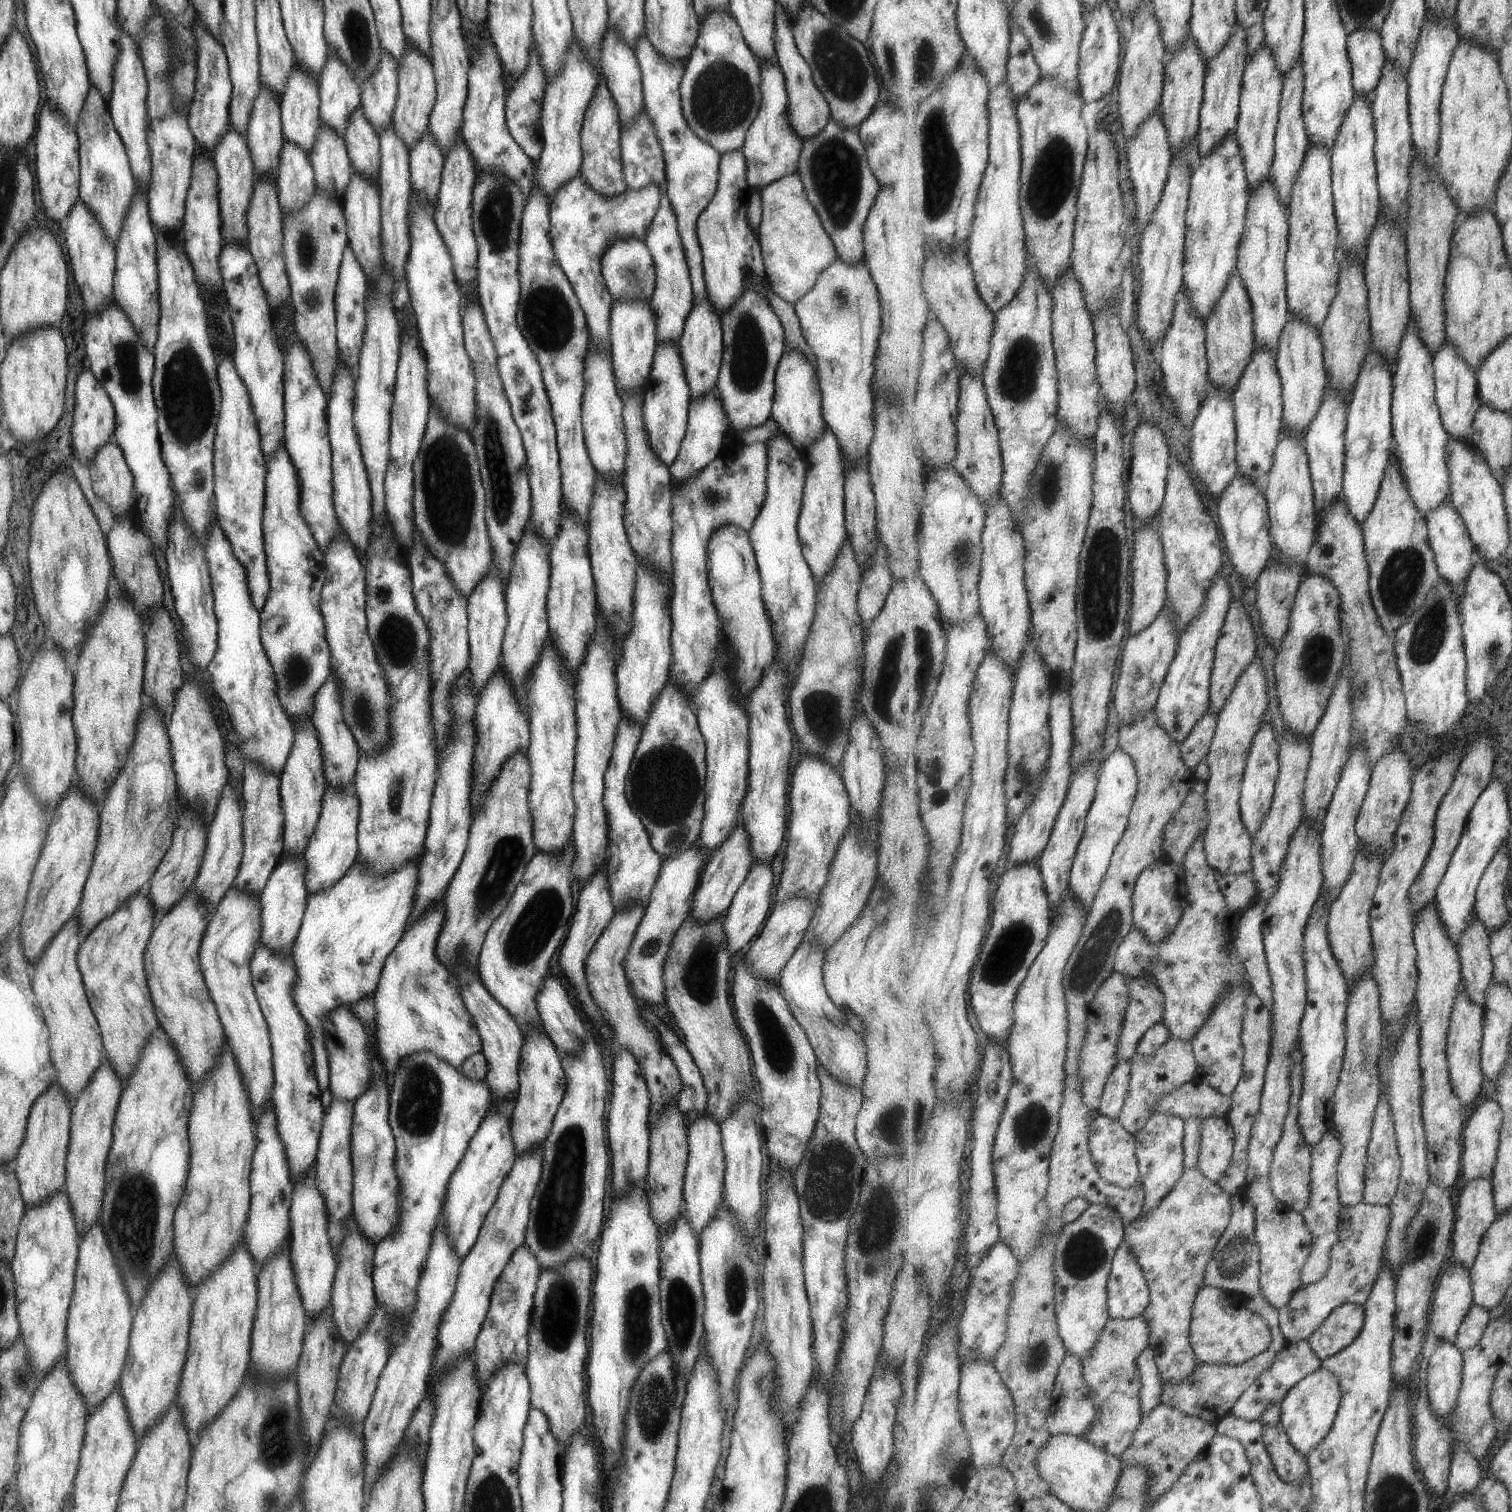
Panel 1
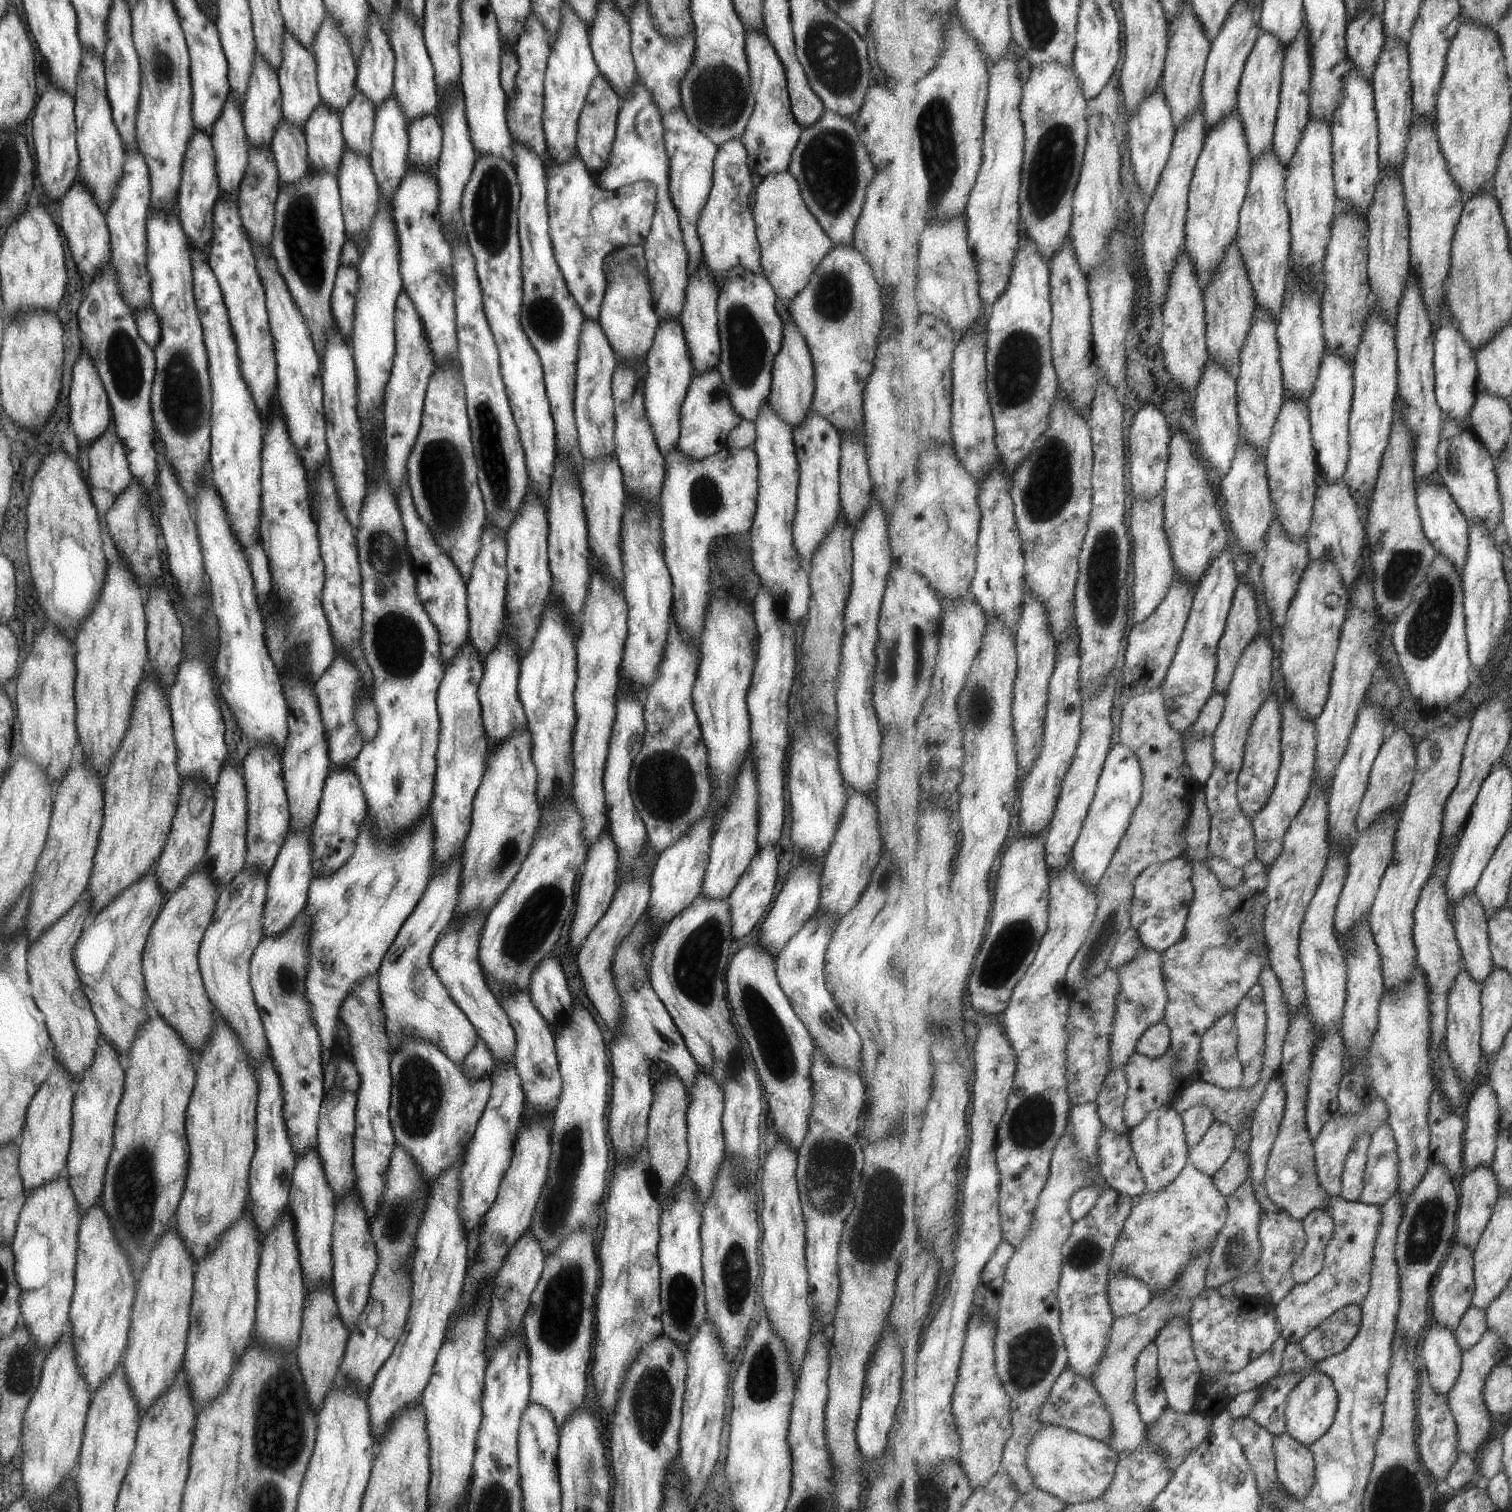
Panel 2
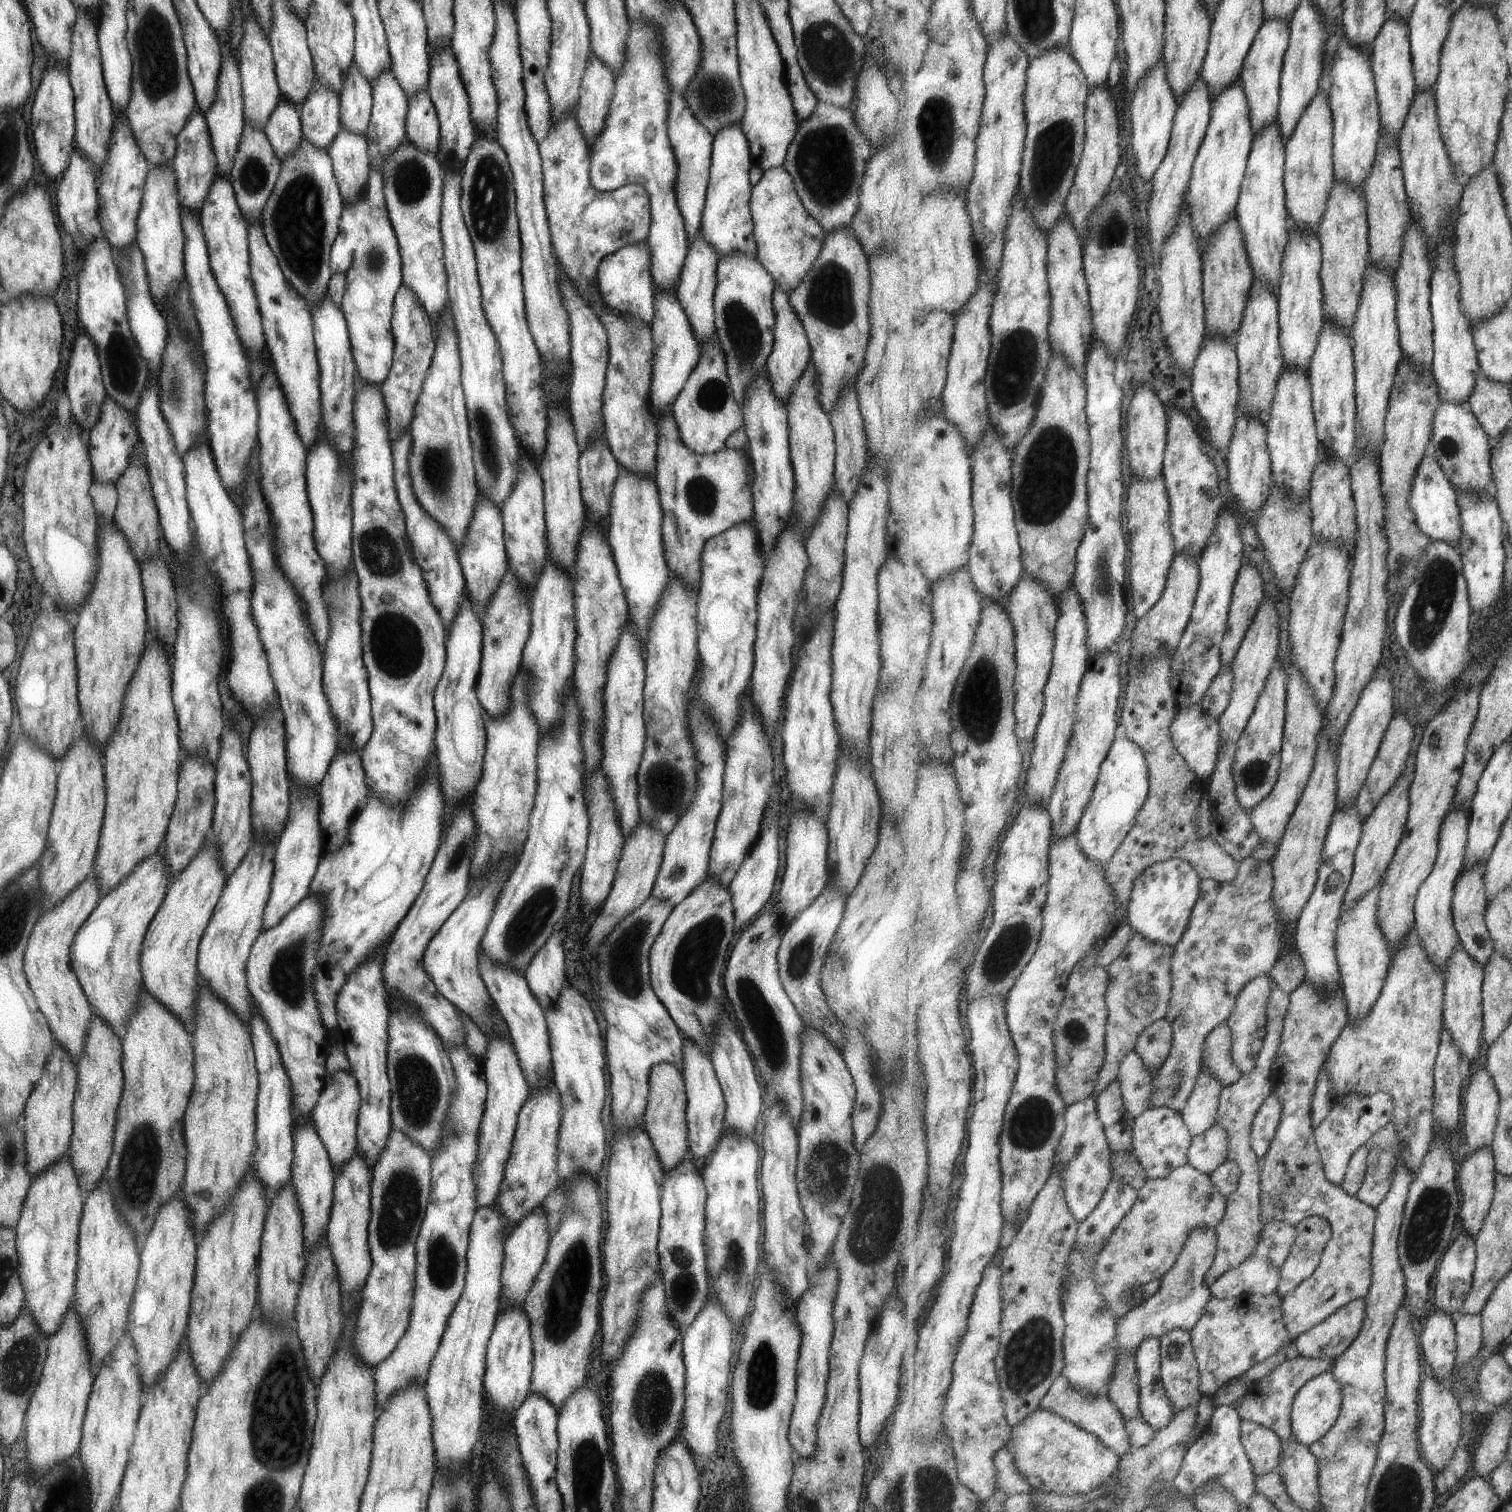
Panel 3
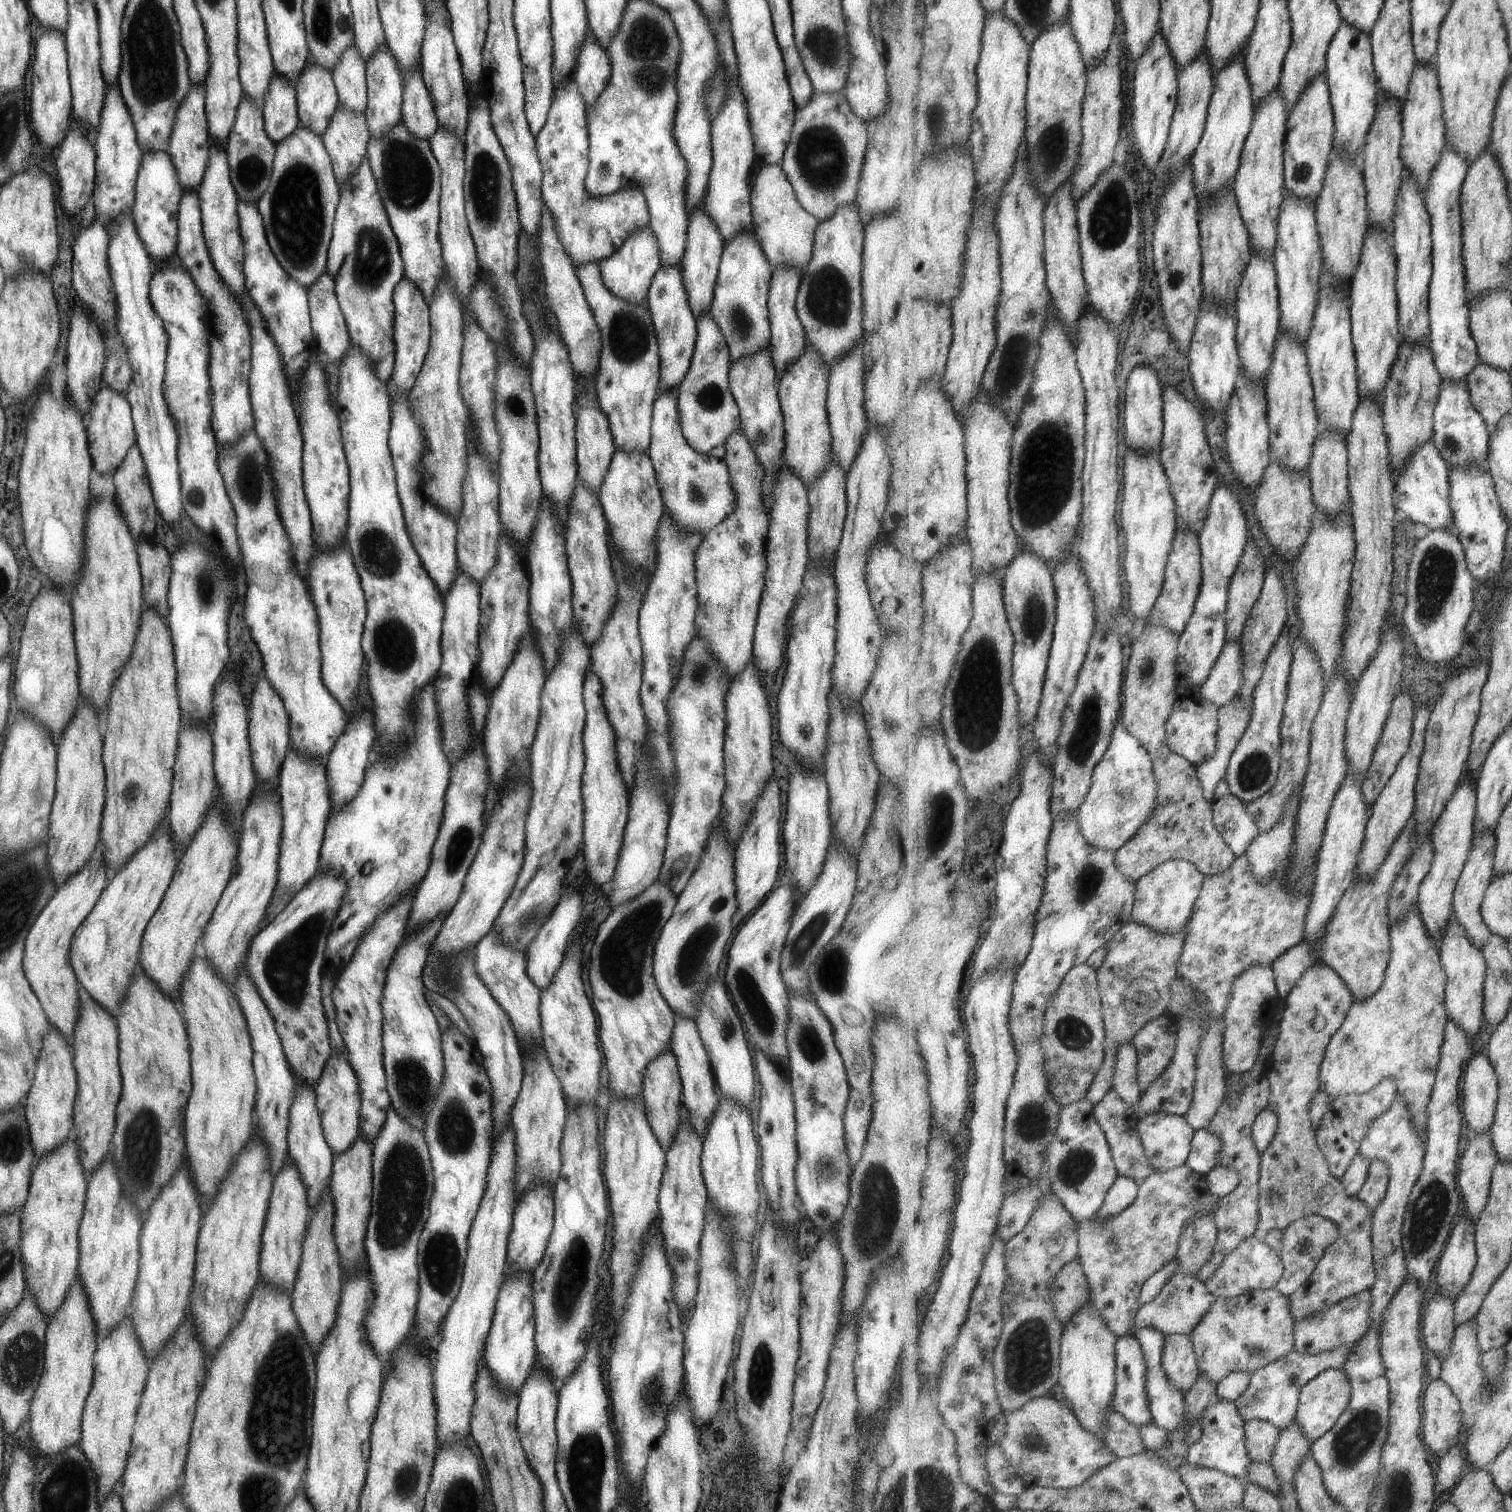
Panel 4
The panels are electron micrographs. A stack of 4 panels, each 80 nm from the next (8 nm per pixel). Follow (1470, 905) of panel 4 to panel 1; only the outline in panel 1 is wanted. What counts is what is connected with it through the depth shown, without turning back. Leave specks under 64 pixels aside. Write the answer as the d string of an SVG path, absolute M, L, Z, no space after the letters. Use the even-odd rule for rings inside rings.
M1475 918L1457 946L1462 960L1466 994L1482 1007L1487 1000L1487 991L1494 982L1494 958L1490 944L1489 930Z

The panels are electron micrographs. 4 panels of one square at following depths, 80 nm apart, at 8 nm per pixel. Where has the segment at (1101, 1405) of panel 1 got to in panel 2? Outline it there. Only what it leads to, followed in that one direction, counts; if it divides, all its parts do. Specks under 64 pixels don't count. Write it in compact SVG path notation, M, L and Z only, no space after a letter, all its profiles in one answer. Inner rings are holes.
M1209 1249L1199 1257L1192 1257L1190 1264L1184 1269L1180 1278L1170 1285L1169 1291L1157 1294L1155 1298L1139 1314L1117 1317L1110 1334L1110 1343L1107 1347L1102 1363L1098 1364L1090 1381L1099 1391L1101 1398L1106 1402L1106 1407L1112 1416L1112 1437L1108 1445L1121 1454L1133 1452L1141 1448L1146 1435L1147 1424L1142 1419L1138 1404L1135 1400L1137 1370L1139 1355L1151 1343L1160 1341L1163 1328L1167 1321L1187 1315L1191 1320L1194 1300L1206 1289L1206 1276L1208 1266L1211 1264Z

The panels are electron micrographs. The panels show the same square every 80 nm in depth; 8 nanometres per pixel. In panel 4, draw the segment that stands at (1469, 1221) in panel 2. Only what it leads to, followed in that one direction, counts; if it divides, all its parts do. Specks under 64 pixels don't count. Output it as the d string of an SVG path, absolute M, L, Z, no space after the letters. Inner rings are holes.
M1491 1131L1485 1135L1469 1136L1468 1143L1465 1146L1464 1153L1460 1160L1459 1186L1460 1189L1463 1190L1465 1212L1468 1213L1468 1218L1475 1224L1490 1202L1492 1178L1495 1167L1499 1163L1500 1158L1492 1143Z

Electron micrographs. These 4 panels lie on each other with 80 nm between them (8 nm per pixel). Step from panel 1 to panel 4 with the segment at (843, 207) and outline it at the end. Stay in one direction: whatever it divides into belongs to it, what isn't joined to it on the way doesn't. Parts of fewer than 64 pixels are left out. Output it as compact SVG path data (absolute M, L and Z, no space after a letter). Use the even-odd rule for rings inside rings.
M814 92L809 102L794 112L789 134L781 168L803 210L818 221L825 221L838 205L850 205L855 200L866 153L866 124L852 113L841 93Z

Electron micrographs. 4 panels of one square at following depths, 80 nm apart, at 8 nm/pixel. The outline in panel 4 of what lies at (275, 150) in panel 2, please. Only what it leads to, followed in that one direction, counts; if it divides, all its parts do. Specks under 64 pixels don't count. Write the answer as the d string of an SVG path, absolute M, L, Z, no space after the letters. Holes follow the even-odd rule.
M275 72L268 84L261 112L264 131L275 145L298 125L294 88Z

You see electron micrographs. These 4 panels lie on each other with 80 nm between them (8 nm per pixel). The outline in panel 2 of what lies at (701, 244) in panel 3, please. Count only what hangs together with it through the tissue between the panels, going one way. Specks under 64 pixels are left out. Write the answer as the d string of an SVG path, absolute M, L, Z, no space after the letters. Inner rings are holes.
M700 261L700 267L694 275L688 275L686 289L684 290L683 308L678 316L678 322L683 329L684 341L688 360L691 361L692 376L698 377L713 369L720 357L720 342L716 317L717 285L708 274L707 269Z

